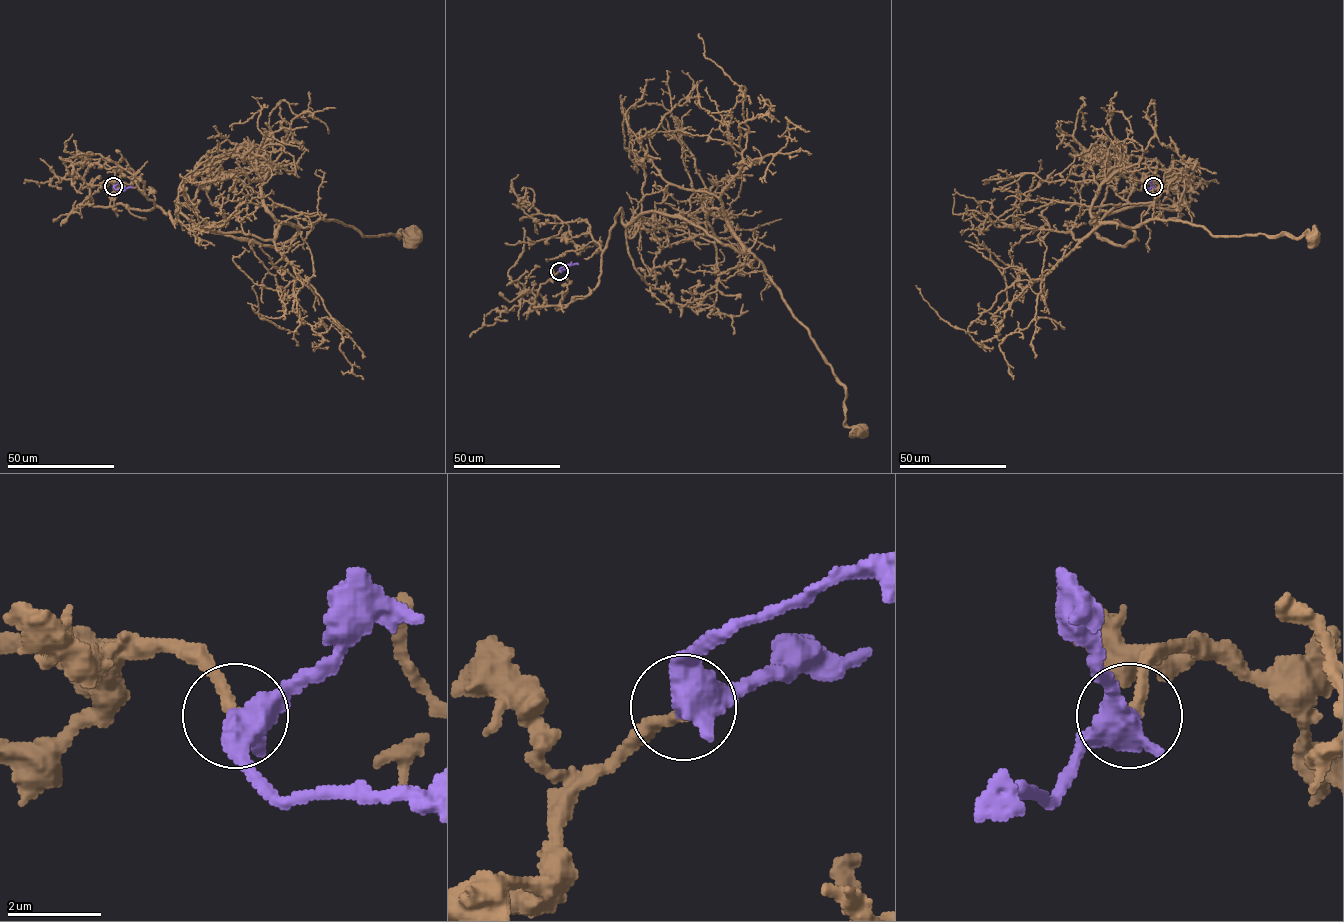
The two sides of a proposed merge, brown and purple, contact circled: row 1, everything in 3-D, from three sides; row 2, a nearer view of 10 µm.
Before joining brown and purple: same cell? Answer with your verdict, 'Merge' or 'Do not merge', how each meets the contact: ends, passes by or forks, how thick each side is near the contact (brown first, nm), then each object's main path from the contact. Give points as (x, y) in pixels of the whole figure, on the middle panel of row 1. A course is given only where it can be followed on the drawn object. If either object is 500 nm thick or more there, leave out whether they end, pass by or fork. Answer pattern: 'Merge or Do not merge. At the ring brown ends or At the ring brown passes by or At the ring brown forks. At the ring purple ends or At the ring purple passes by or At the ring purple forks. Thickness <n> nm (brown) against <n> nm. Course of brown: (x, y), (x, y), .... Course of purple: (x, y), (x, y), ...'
Merge. Thickness 240 nm (brown) against 550 nm. Course of brown: (559, 271), (535, 307), (596, 286), (620, 208), (749, 250), (861, 430). Course of purple: (559, 271), (566, 265), (577, 264)

